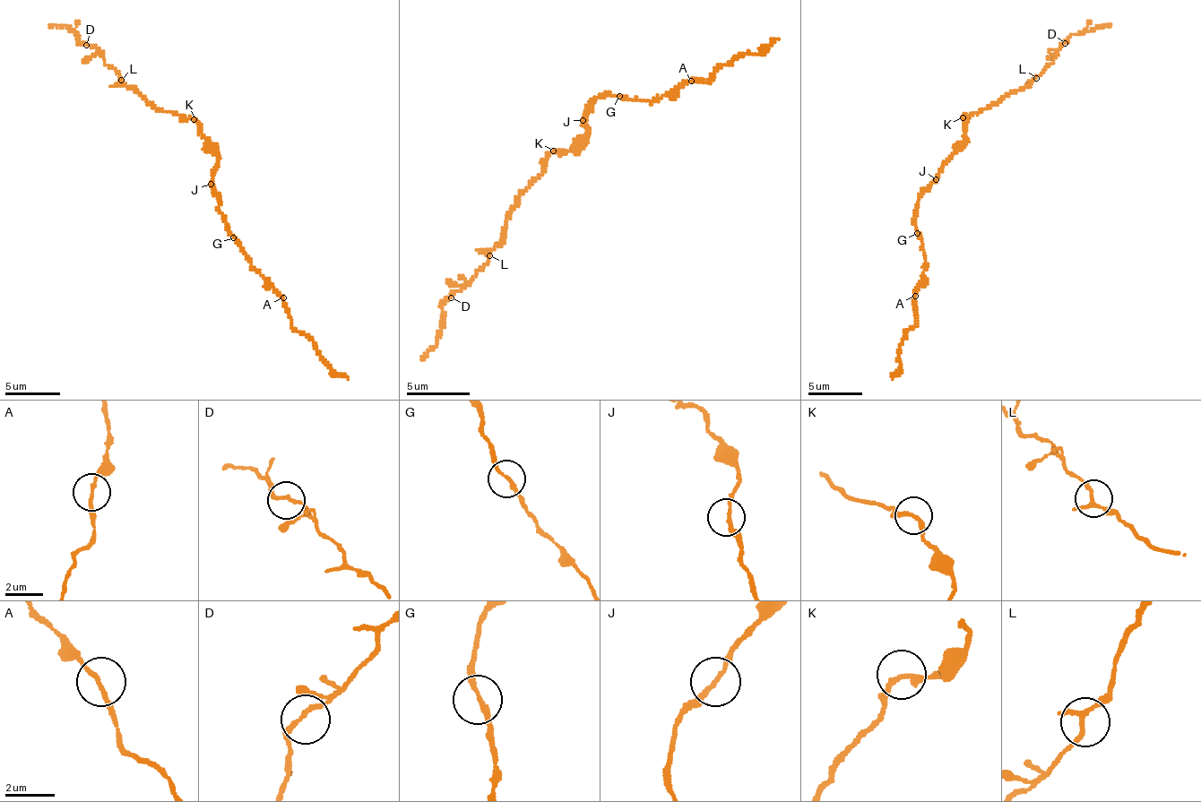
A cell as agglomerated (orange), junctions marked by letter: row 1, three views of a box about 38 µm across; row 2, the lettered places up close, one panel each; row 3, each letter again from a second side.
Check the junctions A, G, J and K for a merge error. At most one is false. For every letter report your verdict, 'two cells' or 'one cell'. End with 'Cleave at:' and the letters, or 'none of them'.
A: one cell
G: one cell
J: one cell
K: one cell
Cleave at: none of them

